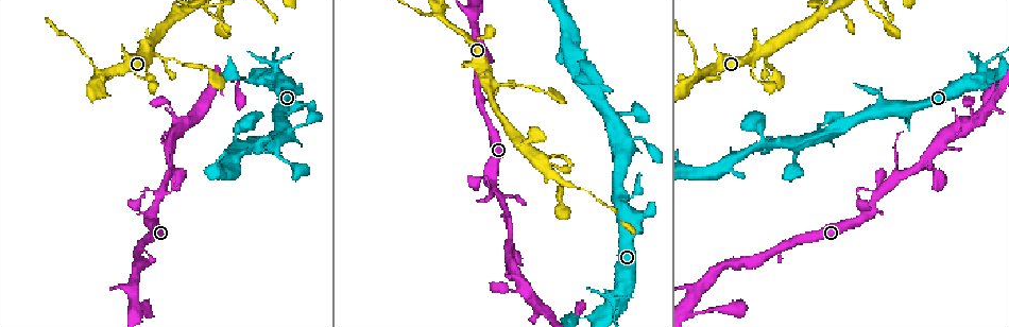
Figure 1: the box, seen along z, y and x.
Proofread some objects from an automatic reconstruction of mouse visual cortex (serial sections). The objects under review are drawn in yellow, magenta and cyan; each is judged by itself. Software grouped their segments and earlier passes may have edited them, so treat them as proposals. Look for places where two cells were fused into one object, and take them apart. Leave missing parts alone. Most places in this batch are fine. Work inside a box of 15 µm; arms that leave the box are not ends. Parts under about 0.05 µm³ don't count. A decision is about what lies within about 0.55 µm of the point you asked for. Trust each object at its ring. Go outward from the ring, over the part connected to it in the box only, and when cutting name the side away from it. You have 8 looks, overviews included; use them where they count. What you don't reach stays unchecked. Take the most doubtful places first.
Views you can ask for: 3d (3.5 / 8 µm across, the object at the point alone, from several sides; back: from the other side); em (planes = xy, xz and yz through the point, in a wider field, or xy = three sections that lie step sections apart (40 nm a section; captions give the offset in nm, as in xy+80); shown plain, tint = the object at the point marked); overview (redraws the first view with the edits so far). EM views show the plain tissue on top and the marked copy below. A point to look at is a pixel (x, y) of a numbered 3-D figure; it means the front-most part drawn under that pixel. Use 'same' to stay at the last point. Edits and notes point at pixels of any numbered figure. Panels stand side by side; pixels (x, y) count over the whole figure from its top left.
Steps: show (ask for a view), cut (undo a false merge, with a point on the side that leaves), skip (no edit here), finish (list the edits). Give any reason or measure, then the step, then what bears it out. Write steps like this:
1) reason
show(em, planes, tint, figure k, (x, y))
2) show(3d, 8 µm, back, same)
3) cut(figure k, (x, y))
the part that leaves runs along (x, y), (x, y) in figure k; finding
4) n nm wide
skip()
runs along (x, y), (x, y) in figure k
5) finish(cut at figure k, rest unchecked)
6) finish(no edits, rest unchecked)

abrupt turn
show(3d, 3.5 µm, figure 1, (686, 311))

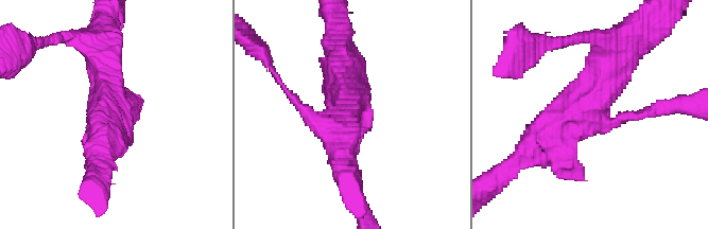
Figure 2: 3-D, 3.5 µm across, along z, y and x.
show(em, xy, step 5, tint, figure 2, (117, 116))

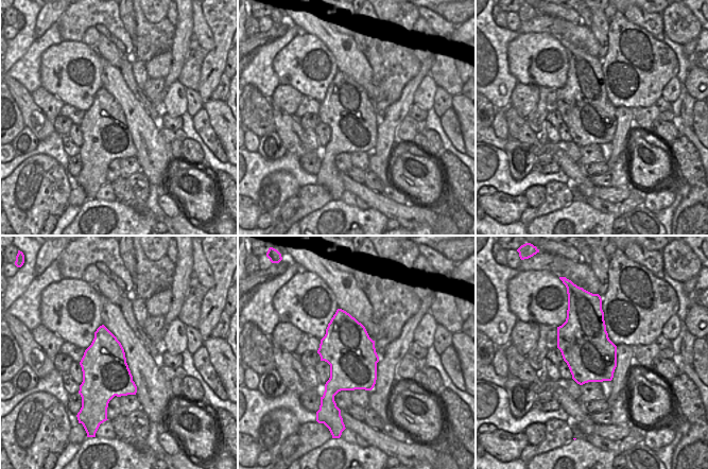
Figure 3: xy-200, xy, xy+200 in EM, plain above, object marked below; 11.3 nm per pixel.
skip()
runs along (614, 52), (589, 111), (617, 121), (657, 108) in figure 2; all the same cell

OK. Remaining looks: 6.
a fork
show(3d, 3.5 µm, figure 1, (697, 74))

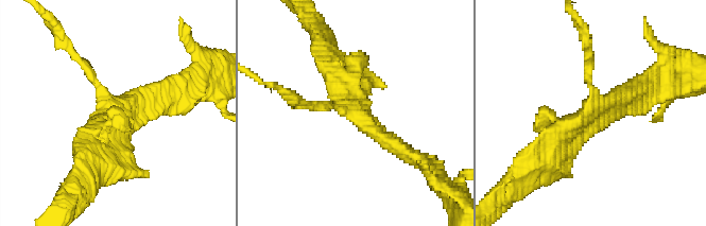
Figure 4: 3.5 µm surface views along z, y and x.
shape alone is not enough
show(em, xy, step 1, tint, figure 4, (599, 104))

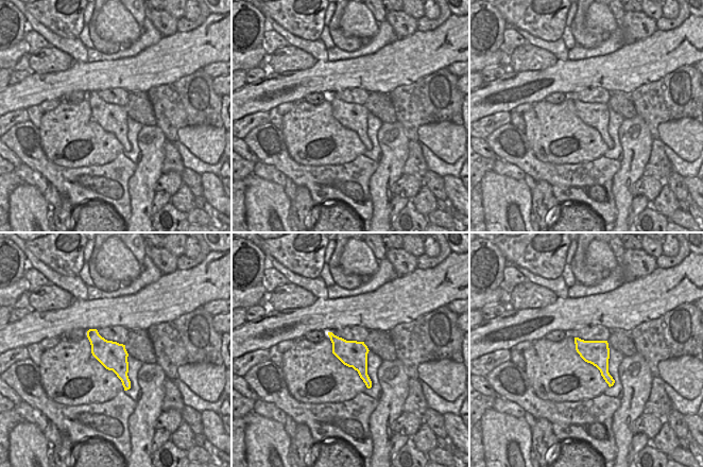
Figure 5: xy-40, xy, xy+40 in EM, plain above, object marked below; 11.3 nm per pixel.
cut(figure 4, (75, 56))
a second cell is stuck on

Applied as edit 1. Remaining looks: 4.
show(overview)

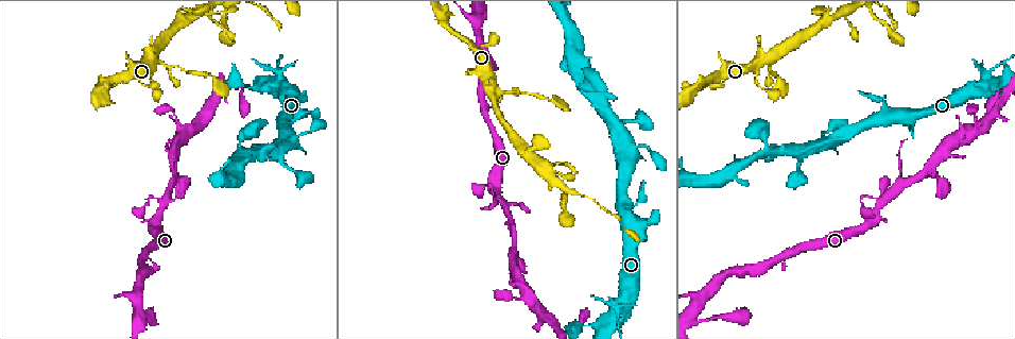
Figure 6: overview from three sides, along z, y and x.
three-way junction
show(3d, 3.5 µm, figure 6, (846, 18))

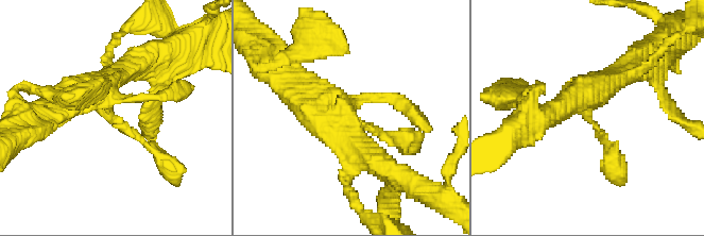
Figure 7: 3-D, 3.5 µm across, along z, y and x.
show(em, planes, tint, figure 7, (103, 103))

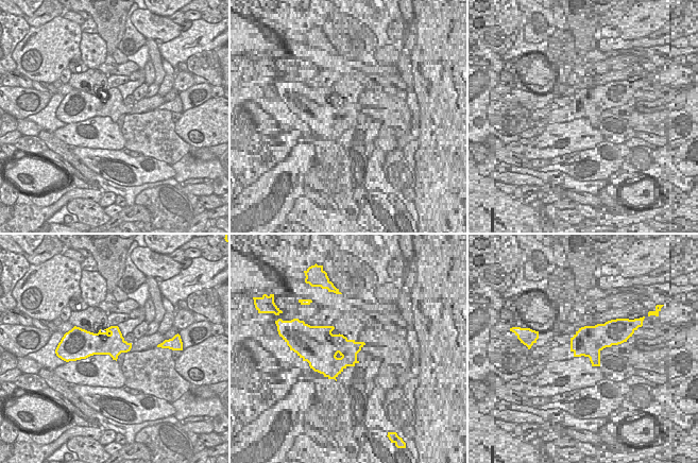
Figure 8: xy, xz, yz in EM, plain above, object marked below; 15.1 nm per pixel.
another direction
show(em, xy, step 2, tint, same)

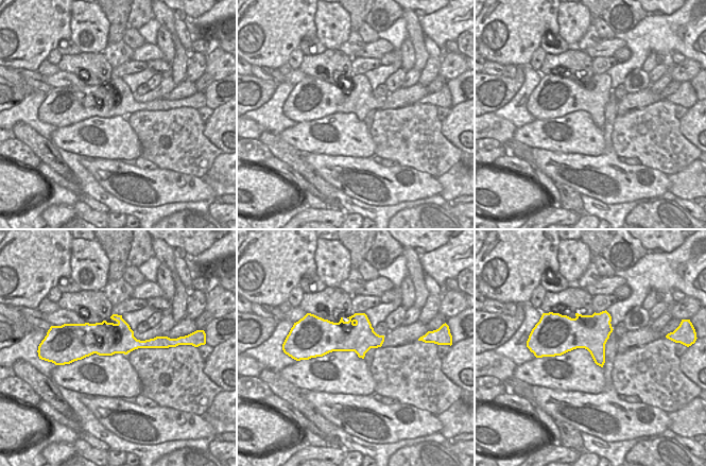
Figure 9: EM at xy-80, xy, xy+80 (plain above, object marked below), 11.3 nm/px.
skip()
runs along (72, 345), (164, 345) in figure 9; continuous, no second cell

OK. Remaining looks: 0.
finish(cut at figure 4, rest unchecked)

